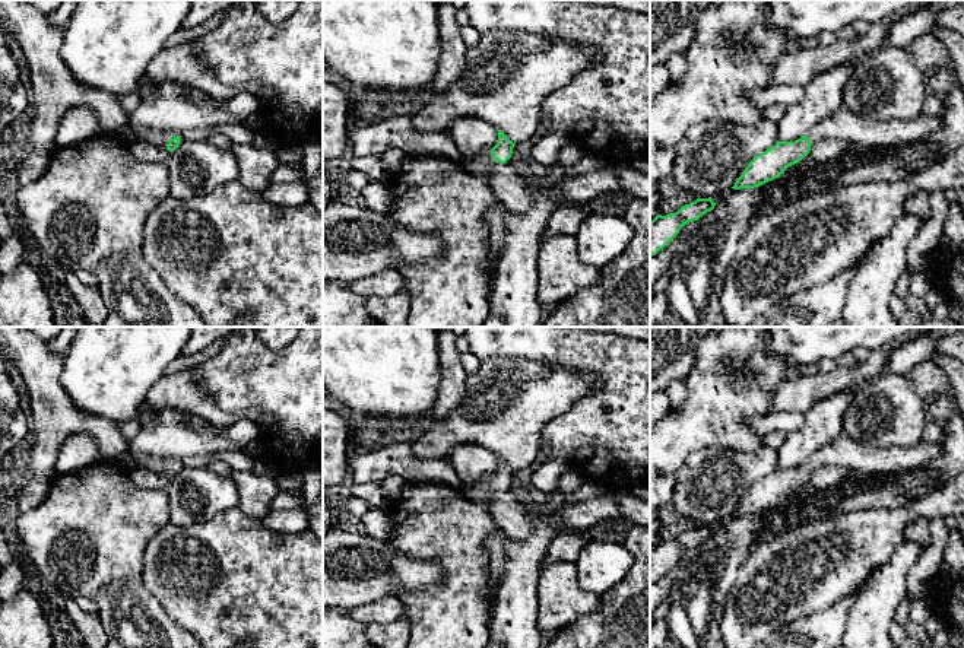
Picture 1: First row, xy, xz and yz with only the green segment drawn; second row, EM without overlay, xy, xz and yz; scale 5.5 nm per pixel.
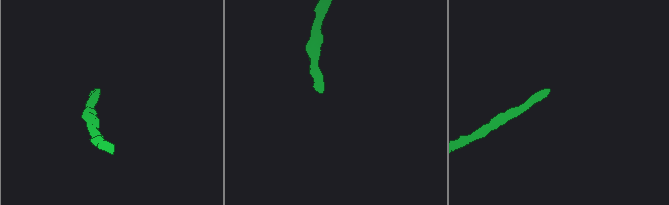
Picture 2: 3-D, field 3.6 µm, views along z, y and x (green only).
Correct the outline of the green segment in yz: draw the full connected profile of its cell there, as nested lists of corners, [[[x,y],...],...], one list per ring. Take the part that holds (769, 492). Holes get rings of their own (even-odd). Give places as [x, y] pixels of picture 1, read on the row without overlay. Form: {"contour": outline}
{"contour": [[[847,433],[821,447],[806,463],[795,468],[777,468],[757,482],[736,506],[733,517],[755,515],[779,505],[789,493],[802,487],[821,466],[843,466],[862,473],[898,473],[916,470],[942,452],[938,444],[919,442],[913,447],[878,448],[859,444]]]}

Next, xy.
{"contour": [[[148,457],[148,458],[134,458],[136,467],[143,467],[158,474],[165,473],[169,479],[174,479],[181,468],[181,464],[175,458],[165,457]]]}

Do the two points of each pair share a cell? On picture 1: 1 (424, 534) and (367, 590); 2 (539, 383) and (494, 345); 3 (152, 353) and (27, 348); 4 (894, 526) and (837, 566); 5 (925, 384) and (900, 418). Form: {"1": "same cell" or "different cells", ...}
{"1": "different cells", "2": "different cells", "3": "different cells", "4": "same cell", "5": "different cells"}

